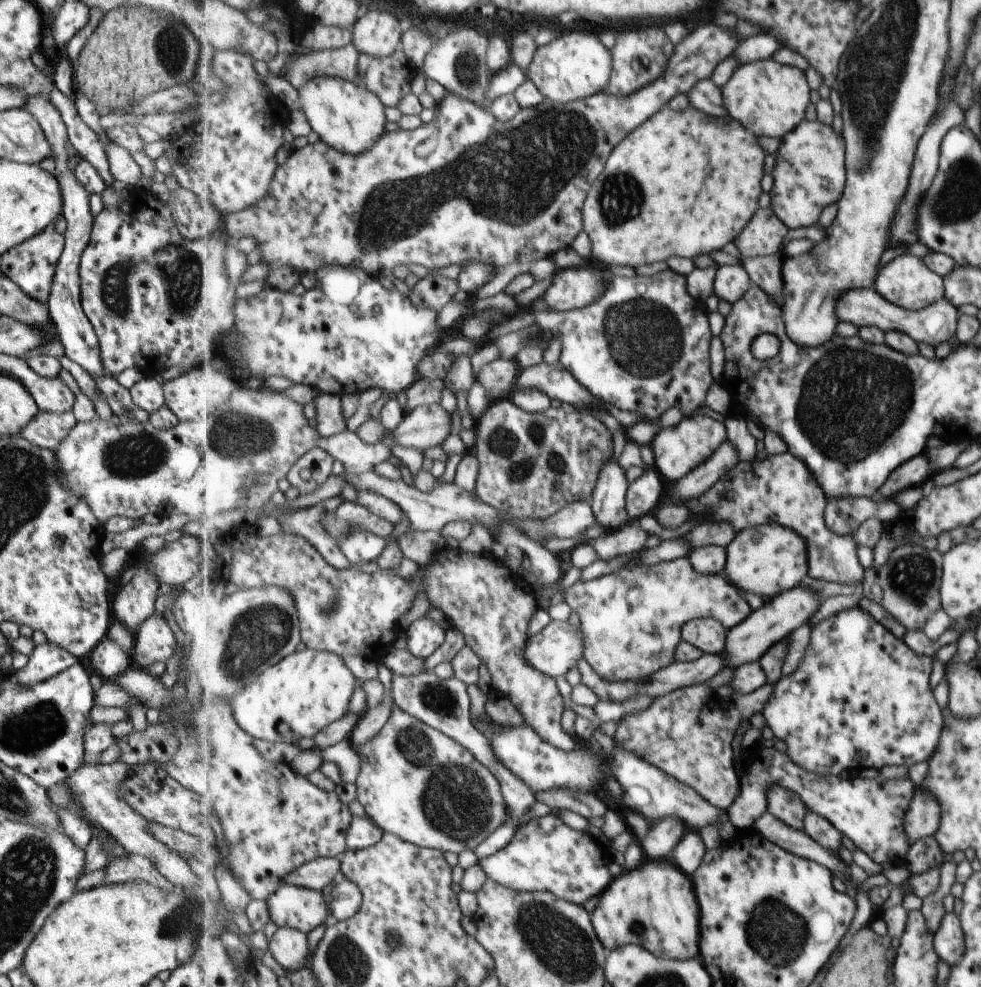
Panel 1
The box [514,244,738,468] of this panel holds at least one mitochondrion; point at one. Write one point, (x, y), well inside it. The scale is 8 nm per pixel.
(640, 334)

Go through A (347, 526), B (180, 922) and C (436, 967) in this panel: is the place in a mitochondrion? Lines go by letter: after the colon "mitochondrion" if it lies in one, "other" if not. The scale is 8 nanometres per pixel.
A: mitochondrion
B: mitochondrion
C: other

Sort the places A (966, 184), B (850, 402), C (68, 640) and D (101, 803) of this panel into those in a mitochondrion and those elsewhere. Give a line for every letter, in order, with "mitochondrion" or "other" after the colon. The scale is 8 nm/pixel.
A: mitochondrion
B: mitochondrion
C: other
D: other

